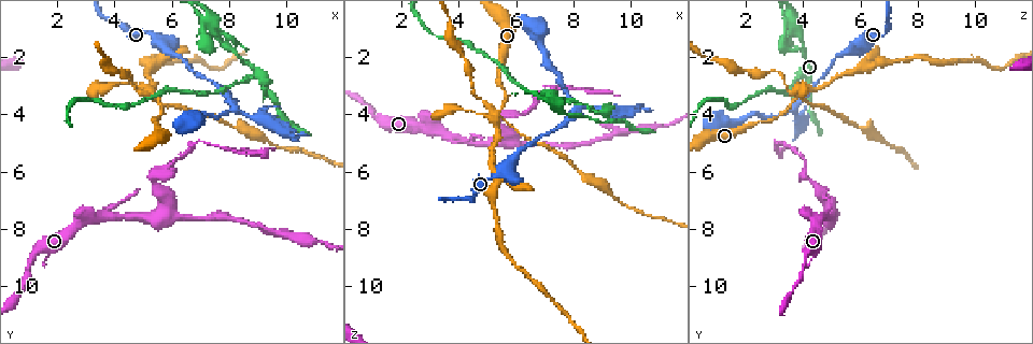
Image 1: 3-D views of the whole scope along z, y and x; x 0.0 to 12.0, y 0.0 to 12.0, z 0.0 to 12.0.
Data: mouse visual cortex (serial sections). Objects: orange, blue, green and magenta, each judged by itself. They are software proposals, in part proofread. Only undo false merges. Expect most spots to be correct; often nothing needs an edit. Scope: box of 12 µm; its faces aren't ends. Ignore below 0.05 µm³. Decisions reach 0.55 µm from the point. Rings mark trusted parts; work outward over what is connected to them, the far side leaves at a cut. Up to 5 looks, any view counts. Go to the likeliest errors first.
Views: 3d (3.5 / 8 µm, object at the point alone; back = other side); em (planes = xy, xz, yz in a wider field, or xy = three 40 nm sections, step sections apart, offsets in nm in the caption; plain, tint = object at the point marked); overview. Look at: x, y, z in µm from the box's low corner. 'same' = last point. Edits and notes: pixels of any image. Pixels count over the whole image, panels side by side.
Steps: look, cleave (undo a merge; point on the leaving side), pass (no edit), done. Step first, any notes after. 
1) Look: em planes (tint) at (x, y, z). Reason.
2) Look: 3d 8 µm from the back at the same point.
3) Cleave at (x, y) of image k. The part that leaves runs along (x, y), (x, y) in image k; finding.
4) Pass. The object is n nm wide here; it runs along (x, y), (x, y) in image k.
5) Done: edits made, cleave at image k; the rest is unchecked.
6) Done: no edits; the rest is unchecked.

Look: 3d 3.5 µm at (5.4, 3.3, 3.9). Arms run side by side.

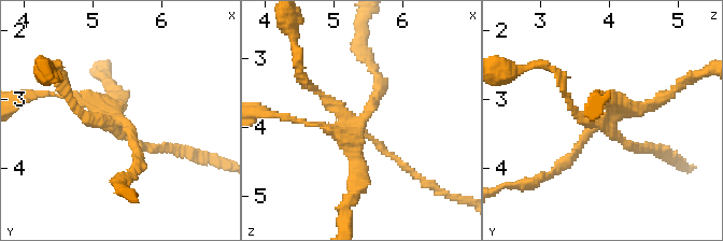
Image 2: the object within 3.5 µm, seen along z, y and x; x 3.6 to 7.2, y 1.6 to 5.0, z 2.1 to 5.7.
Look: em xy step 3 (tint) at (5.35, 3.25, 3.95). Shape alone is not enough.

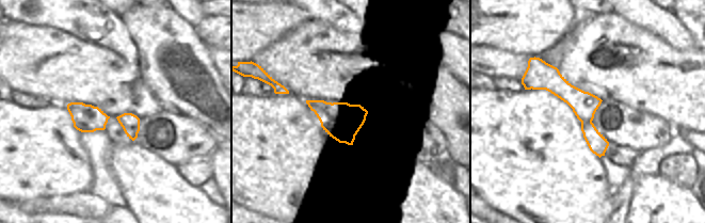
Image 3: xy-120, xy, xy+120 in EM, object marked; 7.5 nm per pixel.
Cleave at (42, 94) of image 2. The part that leaves runs along (365, 133), (437, 189) in image 2; a second cell is stuck on.

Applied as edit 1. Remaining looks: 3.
Look: 3d 3.5 µm at (9.4, 3.3, 4.3). Two arms in line, one across.

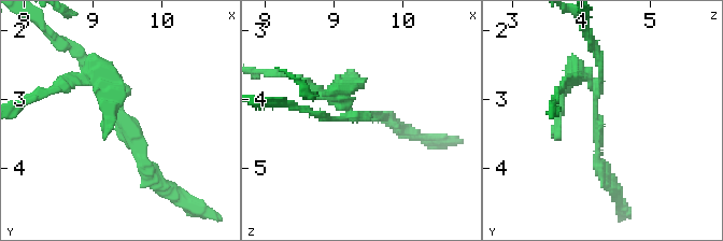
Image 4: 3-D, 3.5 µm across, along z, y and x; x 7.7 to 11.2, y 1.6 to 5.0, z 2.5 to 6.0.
Look: em xy step 5 (tint) at (9.40, 3.20, 4.25). 3 arms meet here; the arms are 100, 150, 250 nm wide; now the EM.

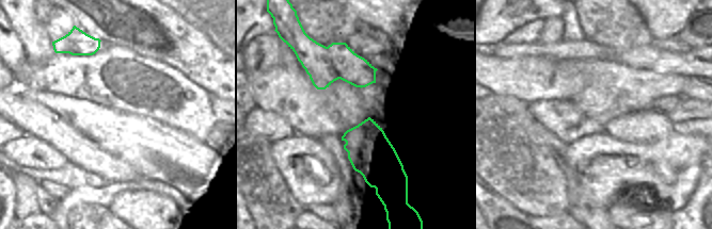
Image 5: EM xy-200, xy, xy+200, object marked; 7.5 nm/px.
Cleave at (93, 58) of image 4. The part that leaves runs along (109, 86), (96, 73), (30, 99) in image 4; two cells meet here.

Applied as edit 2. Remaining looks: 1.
Done: edits made, cleave at image 2, cleave at image 4; the rest is unchecked.

